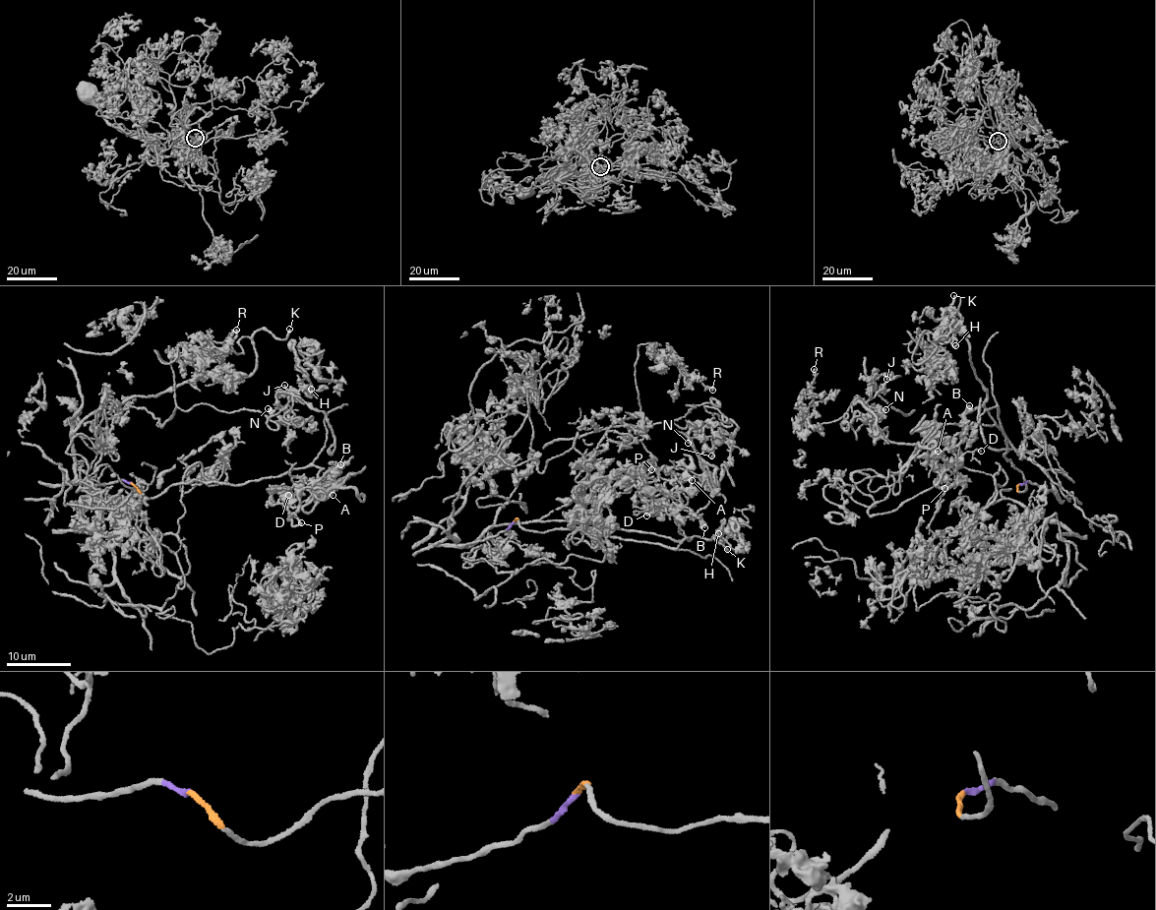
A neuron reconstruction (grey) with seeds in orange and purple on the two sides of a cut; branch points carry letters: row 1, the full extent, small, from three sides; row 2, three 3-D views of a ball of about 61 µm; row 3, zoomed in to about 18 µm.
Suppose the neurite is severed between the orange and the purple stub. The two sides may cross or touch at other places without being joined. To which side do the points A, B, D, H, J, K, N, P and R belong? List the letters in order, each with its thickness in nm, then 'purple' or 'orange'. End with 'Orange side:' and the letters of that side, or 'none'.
A: 440 nm | orange
B: 480 nm | orange
D: 160 nm | orange
H: 180 nm | purple
J: 170 nm | purple
K: 240 nm | purple
N: 380 nm | purple
P: 200 nm | orange
R: 140 nm | purple
Orange side: A, B, D, P

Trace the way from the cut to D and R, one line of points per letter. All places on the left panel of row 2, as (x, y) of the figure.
D: (132, 482), (154, 497), (199, 479), (241, 484), (322, 469), (322, 492), (293, 507), (288, 495)
R: (132, 482), (79, 479), (77, 428), (130, 405), (165, 424), (170, 352), (156, 351), (171, 362), (236, 329)

